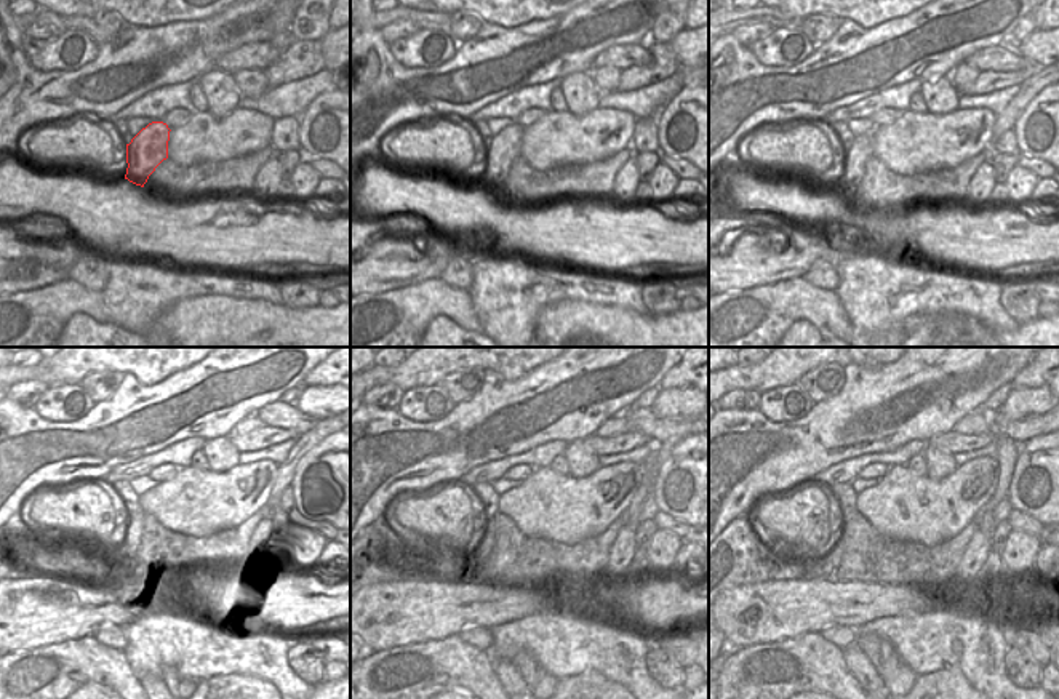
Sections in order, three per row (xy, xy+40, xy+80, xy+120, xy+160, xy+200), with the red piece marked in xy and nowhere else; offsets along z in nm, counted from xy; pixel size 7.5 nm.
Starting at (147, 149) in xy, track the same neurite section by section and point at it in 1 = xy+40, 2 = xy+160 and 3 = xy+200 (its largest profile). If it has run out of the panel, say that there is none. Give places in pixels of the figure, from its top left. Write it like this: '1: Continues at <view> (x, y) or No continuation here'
1: Continues at xy+40 (504, 147)
2: Continues at xy+160 (477, 557)
3: Continues at xy+200 (823, 567)

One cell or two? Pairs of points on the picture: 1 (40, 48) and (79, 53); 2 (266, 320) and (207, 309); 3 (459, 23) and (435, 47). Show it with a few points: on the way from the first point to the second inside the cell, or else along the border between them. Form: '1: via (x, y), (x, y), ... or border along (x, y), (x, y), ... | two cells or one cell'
1: via (50, 53), (69, 53) | one cell
2: via (251, 320), (221, 320) | one cell
3: border along (448, 35), (458, 42) | two cells

